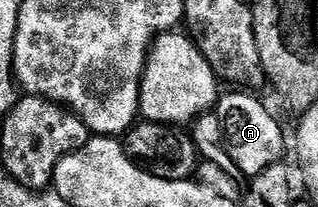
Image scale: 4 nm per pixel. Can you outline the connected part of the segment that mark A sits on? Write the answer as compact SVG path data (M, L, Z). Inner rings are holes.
M231 92L220 95L217 115L223 127L223 146L229 158L237 162L240 173L250 178L261 174L269 166L280 163L283 157L283 128L262 102L247 92Z

